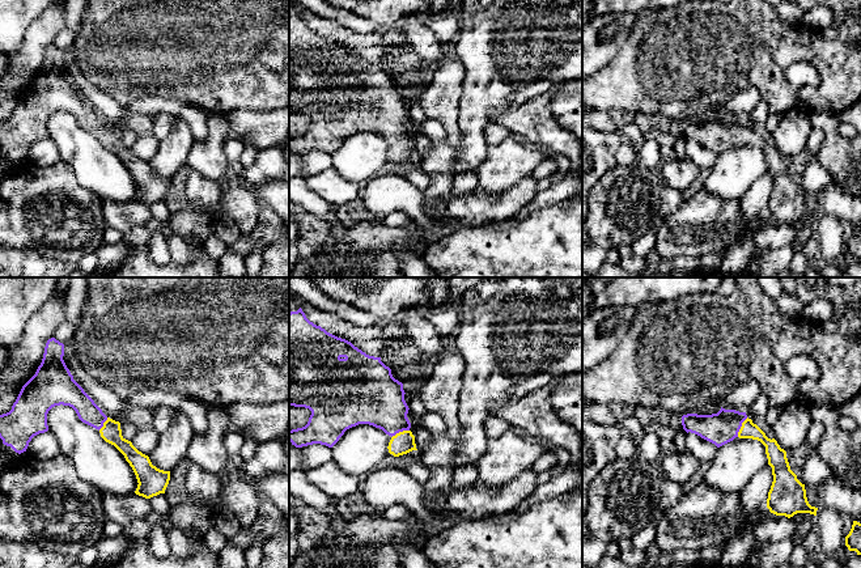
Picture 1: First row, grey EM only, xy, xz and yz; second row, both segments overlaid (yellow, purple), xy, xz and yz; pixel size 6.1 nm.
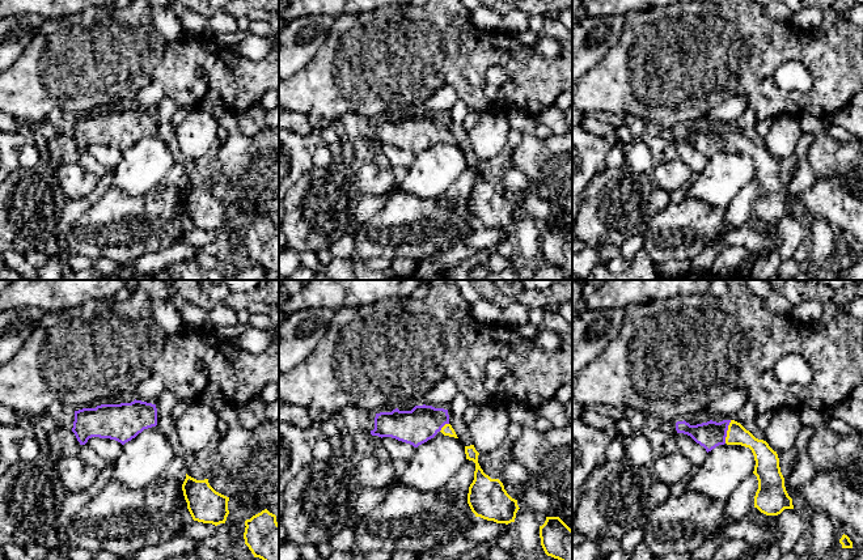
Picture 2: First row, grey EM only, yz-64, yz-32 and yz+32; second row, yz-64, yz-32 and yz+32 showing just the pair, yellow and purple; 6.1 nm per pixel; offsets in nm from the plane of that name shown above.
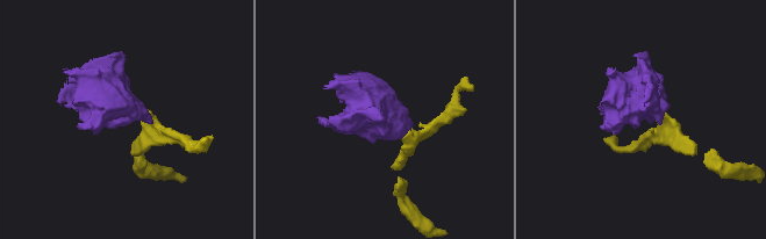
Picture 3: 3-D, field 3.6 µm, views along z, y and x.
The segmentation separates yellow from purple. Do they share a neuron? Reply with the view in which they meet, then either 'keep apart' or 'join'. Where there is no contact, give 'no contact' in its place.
contact in yz; join

